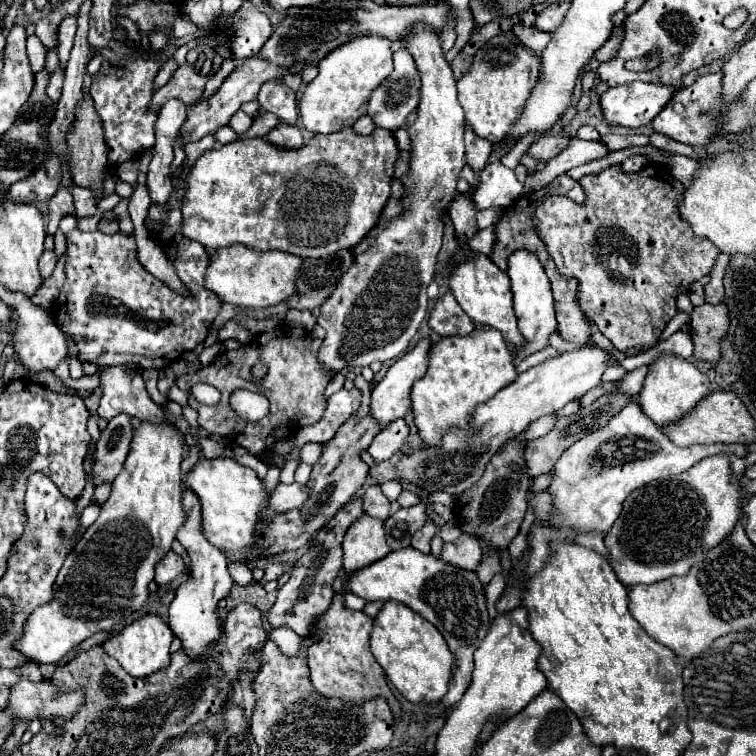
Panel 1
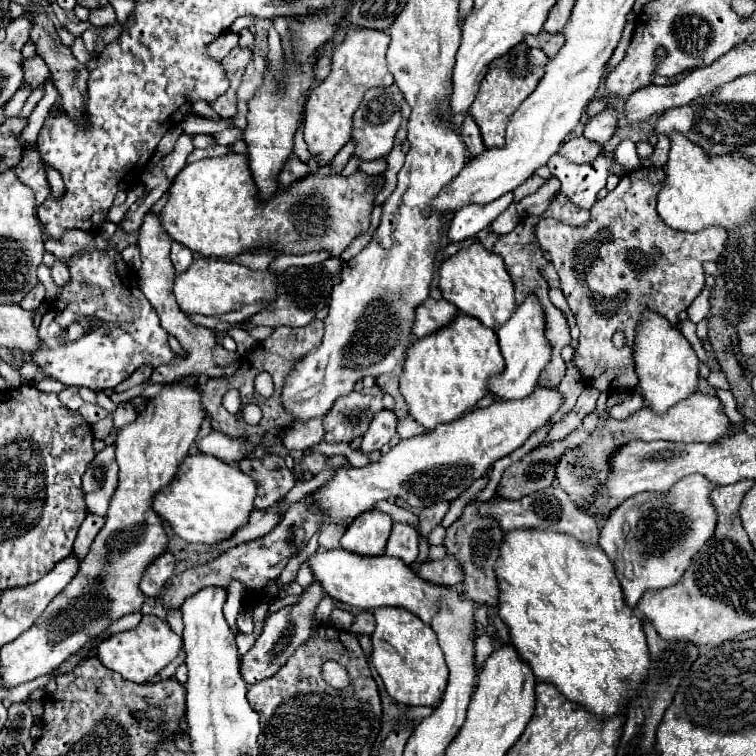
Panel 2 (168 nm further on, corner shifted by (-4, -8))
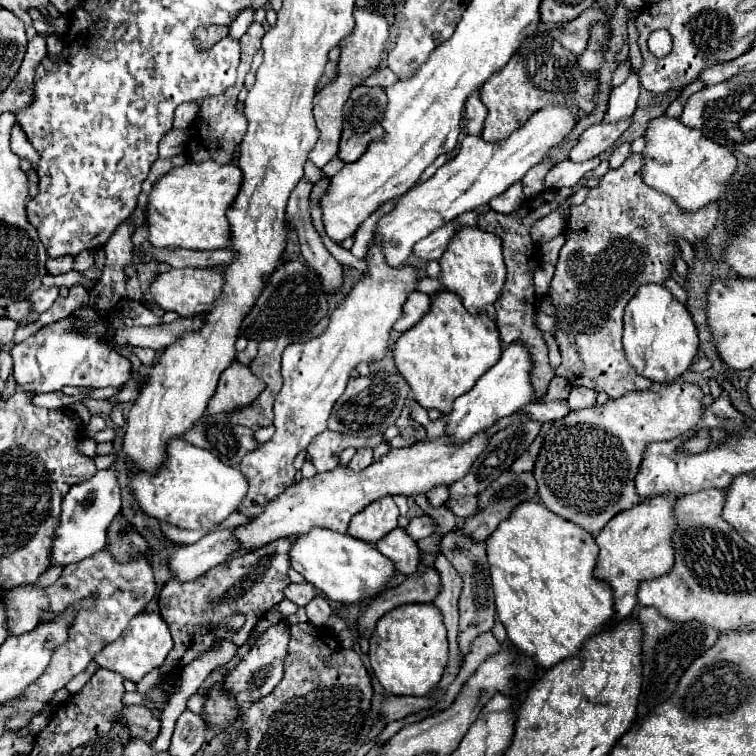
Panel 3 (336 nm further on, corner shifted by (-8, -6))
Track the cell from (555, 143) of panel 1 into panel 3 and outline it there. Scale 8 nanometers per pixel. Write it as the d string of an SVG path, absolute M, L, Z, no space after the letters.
M624 120L624 122L618 122L618 124L600 122L600 124L590 126L588 130L584 130L580 134L578 142L570 150L570 160L574 163L581 163L600 156L602 152L606 152L608 148L612 148L616 144L620 134L628 126L630 126L630 120Z

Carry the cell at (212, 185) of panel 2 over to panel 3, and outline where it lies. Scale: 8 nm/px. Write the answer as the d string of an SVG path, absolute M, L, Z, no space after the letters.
M188 162L184 166L172 168L166 176L158 178L150 196L148 196L148 240L156 248L188 248L188 250L218 250L230 246L230 224L226 218L228 206L234 204L242 186L242 170L236 164L218 164L218 162Z

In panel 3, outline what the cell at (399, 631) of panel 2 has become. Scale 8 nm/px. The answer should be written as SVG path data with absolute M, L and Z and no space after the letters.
M404 604L386 612L370 638L370 666L380 684L396 696L424 696L440 682L448 662L442 616L434 604Z

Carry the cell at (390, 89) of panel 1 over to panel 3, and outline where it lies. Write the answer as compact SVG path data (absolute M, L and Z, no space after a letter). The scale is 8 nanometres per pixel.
M358 86L344 108L344 132L338 156L344 162L356 162L370 142L384 138L382 118L388 106L384 88Z

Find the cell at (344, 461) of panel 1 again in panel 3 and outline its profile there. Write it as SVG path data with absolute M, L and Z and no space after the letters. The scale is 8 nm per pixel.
M278 538L262 548L256 548L248 554L234 554L230 560L210 568L206 574L202 574L196 580L182 582L178 578L168 580L160 590L160 614L164 622L168 624L176 648L184 648L182 658L178 660L178 666L184 666L186 662L194 660L202 652L212 646L212 636L208 634L210 624L226 622L226 618L232 618L234 614L244 614L246 622L240 630L230 632L218 632L220 638L232 640L234 644L242 646L258 620L284 598L284 588L290 584L288 570L290 570L290 558L288 552L294 544L294 538Z

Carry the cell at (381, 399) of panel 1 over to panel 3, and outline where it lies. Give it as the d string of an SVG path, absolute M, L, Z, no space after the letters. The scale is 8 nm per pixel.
M366 446L366 448L358 448L358 452L354 454L354 458L350 460L350 468L354 468L354 470L362 470L362 468L366 468L366 466L370 466L374 462L374 458L372 458L372 448L370 446Z

